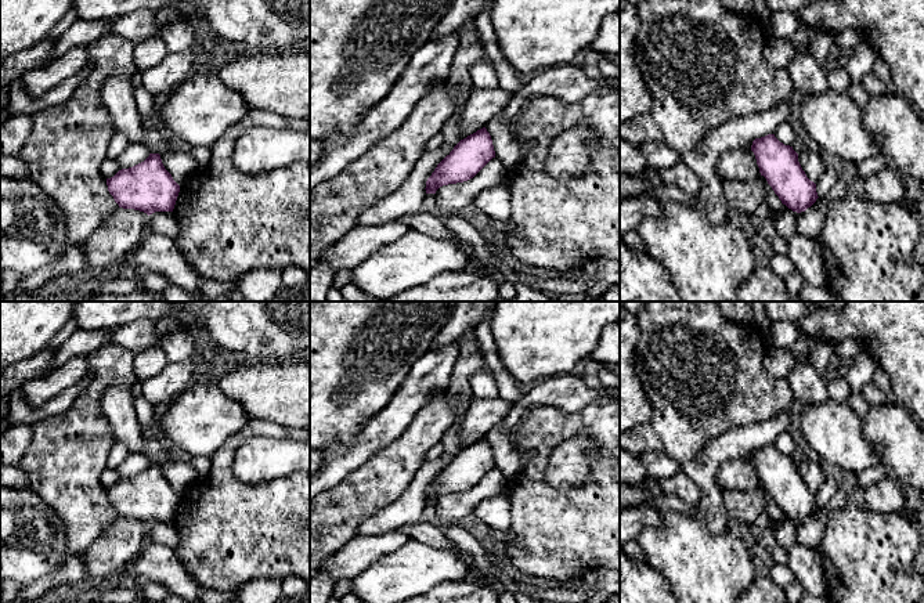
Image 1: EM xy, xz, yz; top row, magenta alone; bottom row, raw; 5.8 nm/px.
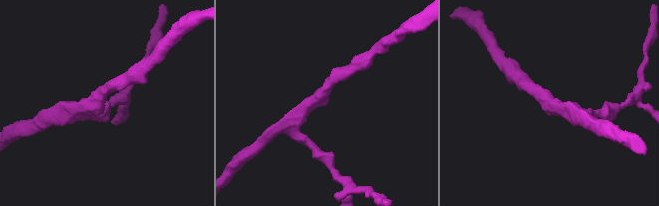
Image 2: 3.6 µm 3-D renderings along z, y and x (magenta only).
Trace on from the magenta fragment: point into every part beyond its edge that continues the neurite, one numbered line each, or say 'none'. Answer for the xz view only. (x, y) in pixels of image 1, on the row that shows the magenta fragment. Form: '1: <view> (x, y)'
none

